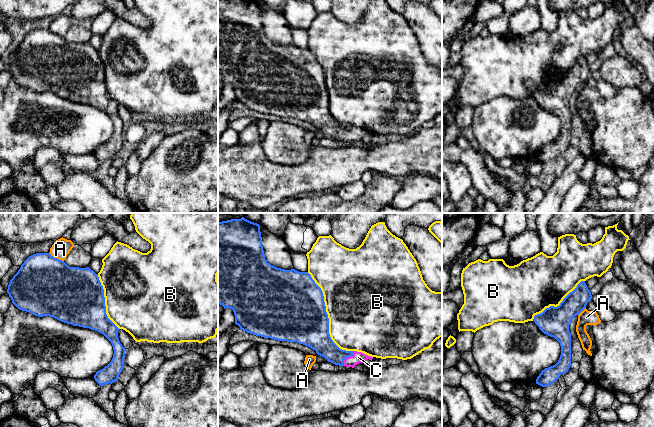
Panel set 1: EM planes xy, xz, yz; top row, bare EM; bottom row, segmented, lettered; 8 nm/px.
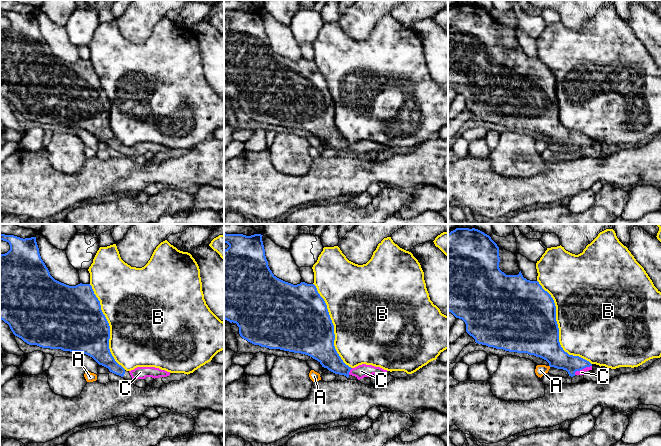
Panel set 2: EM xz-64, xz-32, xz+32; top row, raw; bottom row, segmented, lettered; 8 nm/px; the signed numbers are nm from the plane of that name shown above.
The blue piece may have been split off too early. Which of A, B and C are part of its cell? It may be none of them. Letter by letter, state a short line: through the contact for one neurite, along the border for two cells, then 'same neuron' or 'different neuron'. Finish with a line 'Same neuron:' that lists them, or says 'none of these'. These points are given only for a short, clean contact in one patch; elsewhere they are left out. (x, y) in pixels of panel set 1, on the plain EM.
A: different neuron
B: different neuron
C: xz (320, 117), (333, 130), (347, 132), (358, 133) | same neuron
Same neuron: C

